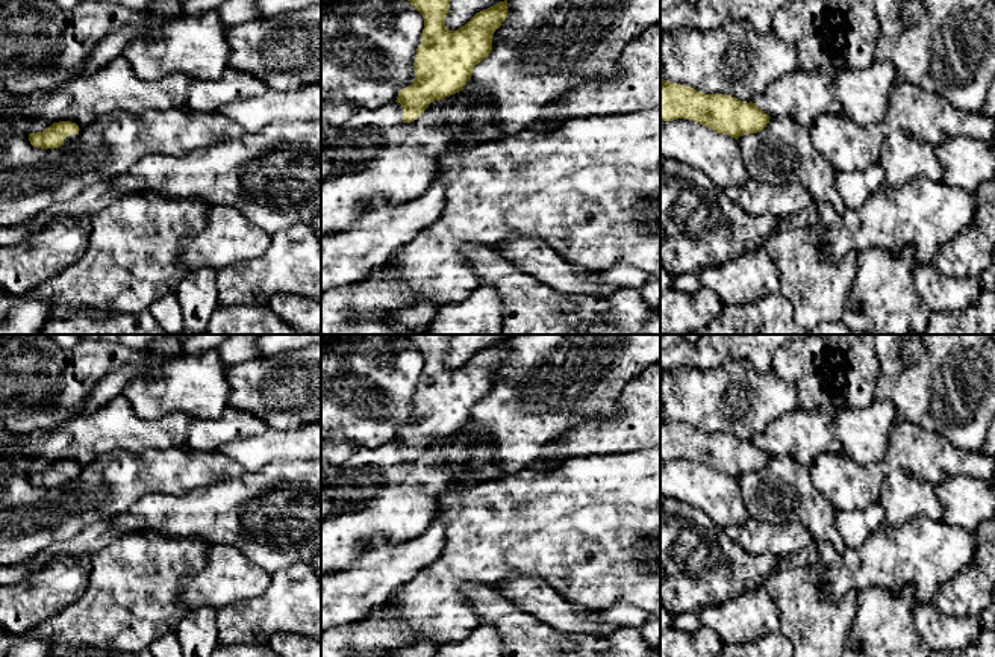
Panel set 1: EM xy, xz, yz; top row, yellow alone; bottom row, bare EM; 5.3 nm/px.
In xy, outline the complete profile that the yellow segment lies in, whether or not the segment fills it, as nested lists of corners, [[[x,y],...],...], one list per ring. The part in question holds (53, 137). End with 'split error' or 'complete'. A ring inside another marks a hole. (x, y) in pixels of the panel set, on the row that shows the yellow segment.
[[[71,121],[53,123],[44,132],[29,133],[29,141],[36,148],[58,148],[64,145],[64,139],[70,135],[77,135],[79,126]]]; complete

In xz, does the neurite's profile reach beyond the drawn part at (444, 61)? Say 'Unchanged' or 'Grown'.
Unchanged

